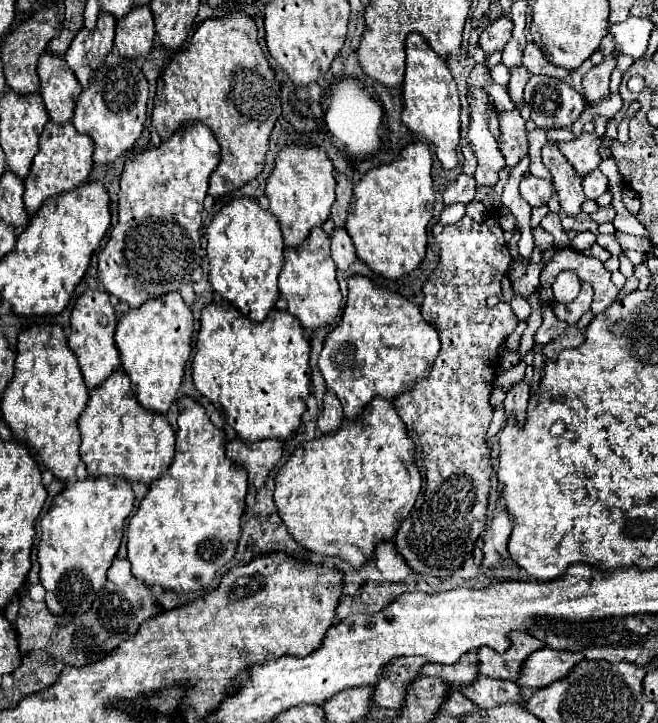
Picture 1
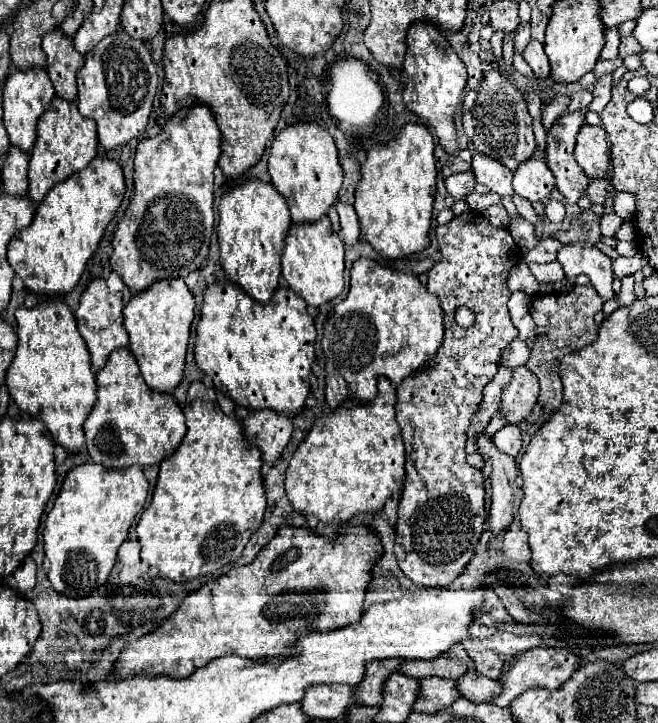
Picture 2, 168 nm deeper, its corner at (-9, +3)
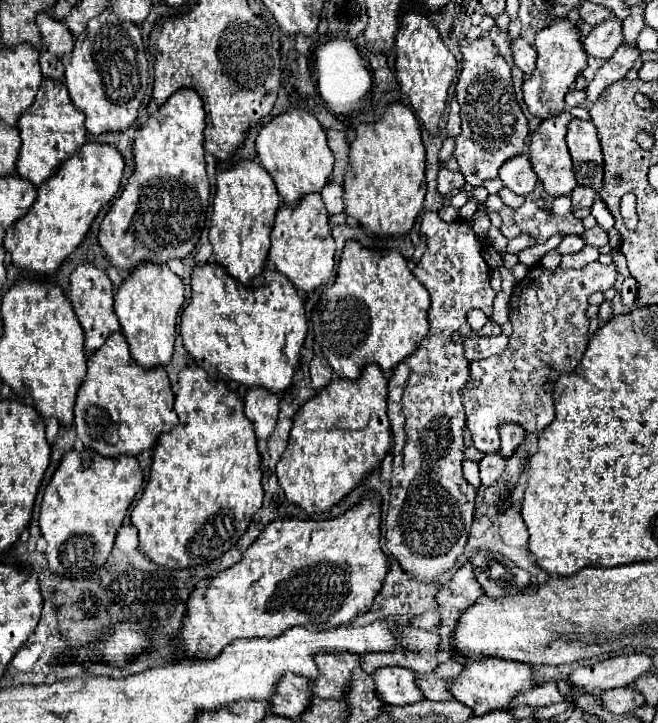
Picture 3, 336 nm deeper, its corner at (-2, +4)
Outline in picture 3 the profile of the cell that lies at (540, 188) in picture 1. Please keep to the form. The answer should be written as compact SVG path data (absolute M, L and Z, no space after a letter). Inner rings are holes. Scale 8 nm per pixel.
M518 154L518 156L512 156L510 160L506 160L500 168L498 178L504 182L506 188L510 188L512 192L522 194L522 196L532 192L538 182L534 170L530 168L528 156L524 156L524 154Z

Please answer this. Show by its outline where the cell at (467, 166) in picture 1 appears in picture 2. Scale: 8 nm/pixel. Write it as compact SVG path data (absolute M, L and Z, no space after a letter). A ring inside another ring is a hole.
M465 149L465 151L459 151L445 167L443 167L443 175L449 177L453 173L459 173L459 171L471 171L471 151Z

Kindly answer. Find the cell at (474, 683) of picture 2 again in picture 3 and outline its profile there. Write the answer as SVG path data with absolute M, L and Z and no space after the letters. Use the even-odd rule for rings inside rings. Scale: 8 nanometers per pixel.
M456 660L438 664L438 668L434 672L428 674L416 674L414 682L418 684L418 690L424 694L424 698L428 700L450 700L450 692L446 692L446 680L458 676L458 672L462 670L462 664Z

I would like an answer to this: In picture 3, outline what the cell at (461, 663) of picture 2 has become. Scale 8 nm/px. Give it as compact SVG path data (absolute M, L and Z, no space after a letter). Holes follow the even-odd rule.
M402 626L402 632L398 632L398 642L392 650L394 652L370 652L360 656L360 666L368 674L382 666L402 666L410 668L414 672L430 672L438 666L436 654L438 654L438 636L436 640L428 638L428 632L420 628Z

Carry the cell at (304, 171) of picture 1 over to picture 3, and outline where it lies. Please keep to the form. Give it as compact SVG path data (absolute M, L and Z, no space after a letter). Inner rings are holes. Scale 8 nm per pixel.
M290 108L262 126L256 138L256 152L262 166L272 176L284 204L294 204L304 194L320 192L334 166L334 156L328 148L324 128L308 110L302 108Z

